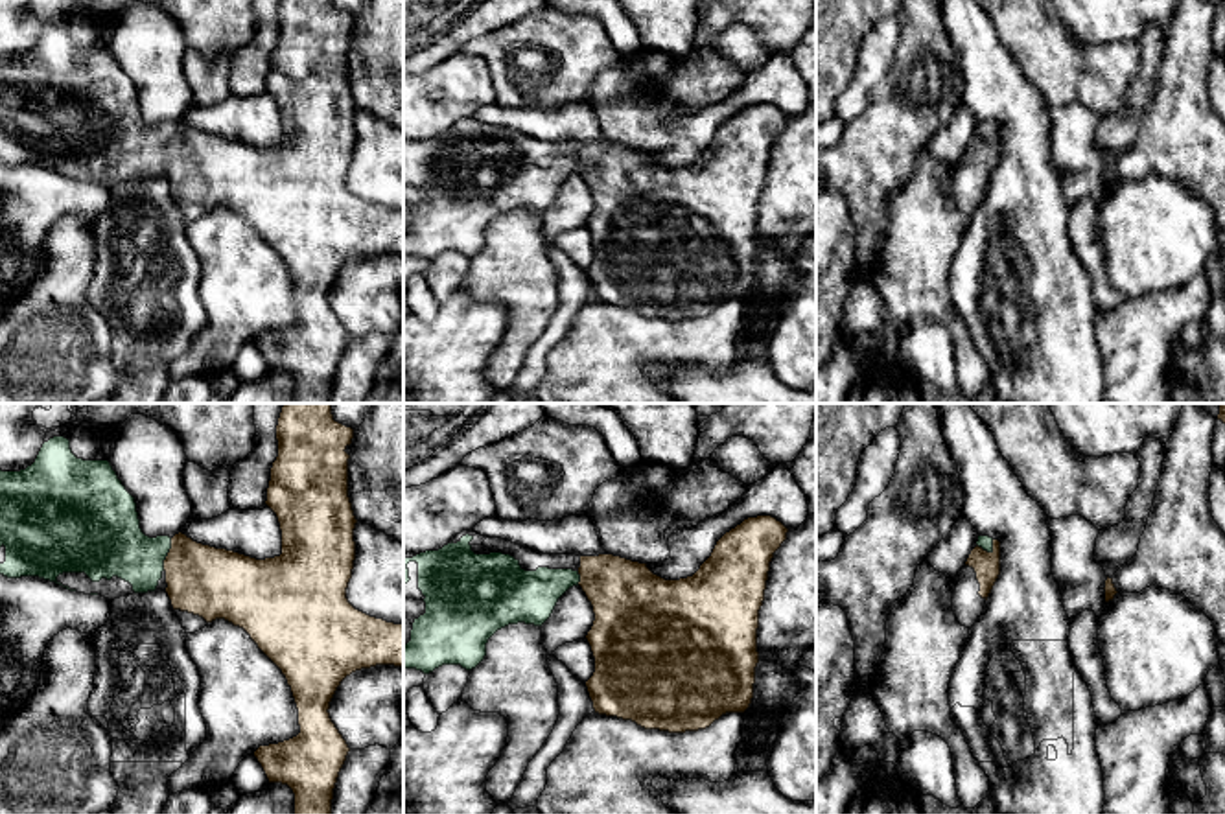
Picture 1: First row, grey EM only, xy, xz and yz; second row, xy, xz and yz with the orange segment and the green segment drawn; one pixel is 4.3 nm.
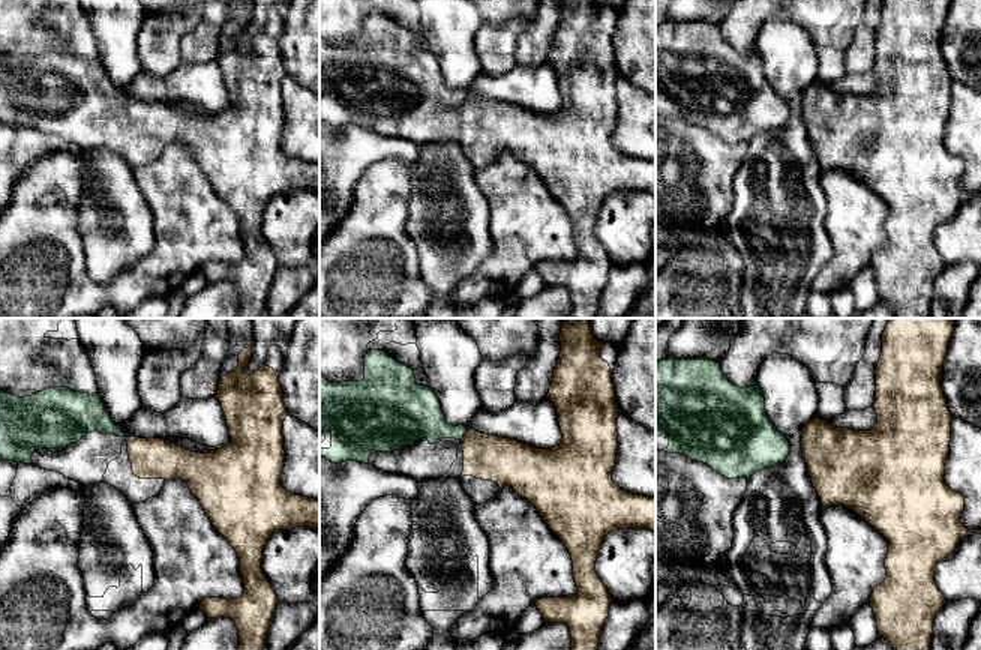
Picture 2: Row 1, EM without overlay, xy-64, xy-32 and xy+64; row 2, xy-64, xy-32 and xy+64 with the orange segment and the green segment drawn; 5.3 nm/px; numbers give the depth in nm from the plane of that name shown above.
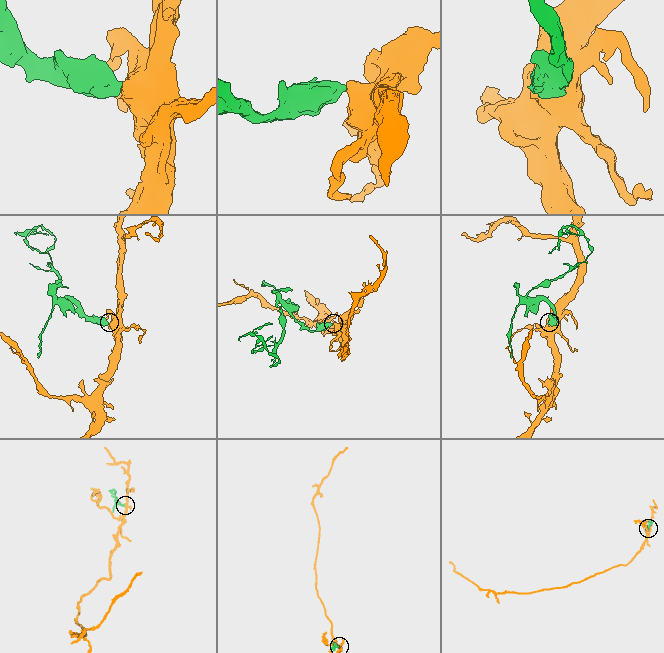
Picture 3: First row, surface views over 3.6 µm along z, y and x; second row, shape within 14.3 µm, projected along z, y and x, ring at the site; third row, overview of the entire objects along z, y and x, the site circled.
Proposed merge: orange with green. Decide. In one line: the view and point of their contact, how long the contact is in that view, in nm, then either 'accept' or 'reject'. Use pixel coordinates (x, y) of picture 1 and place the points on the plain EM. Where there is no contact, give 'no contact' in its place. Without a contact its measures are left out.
contact xy (168, 142); length 150 nm; accept

